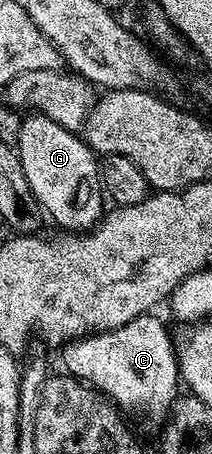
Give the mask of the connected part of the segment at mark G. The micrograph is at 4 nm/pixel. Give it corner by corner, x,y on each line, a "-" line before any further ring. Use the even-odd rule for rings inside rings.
31,114
21,126
17,151
29,190
33,190
40,208
60,224
60,229
78,234
98,225
105,215
101,164
82,135
65,130
53,118

